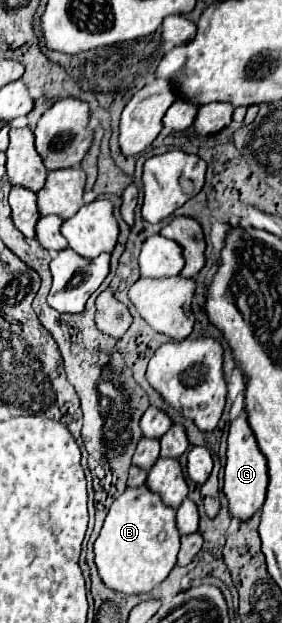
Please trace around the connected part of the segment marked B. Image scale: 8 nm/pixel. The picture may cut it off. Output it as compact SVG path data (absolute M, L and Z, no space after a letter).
M127 488L109 508L109 514L105 518L105 524L101 528L99 538L93 544L93 552L95 552L95 564L99 570L99 576L103 580L103 584L113 590L113 592L121 592L121 594L147 594L151 592L157 584L161 584L169 572L173 570L175 562L177 562L177 552L179 552L179 532L175 526L175 510L167 508L159 496L155 496L153 492L145 488Z

